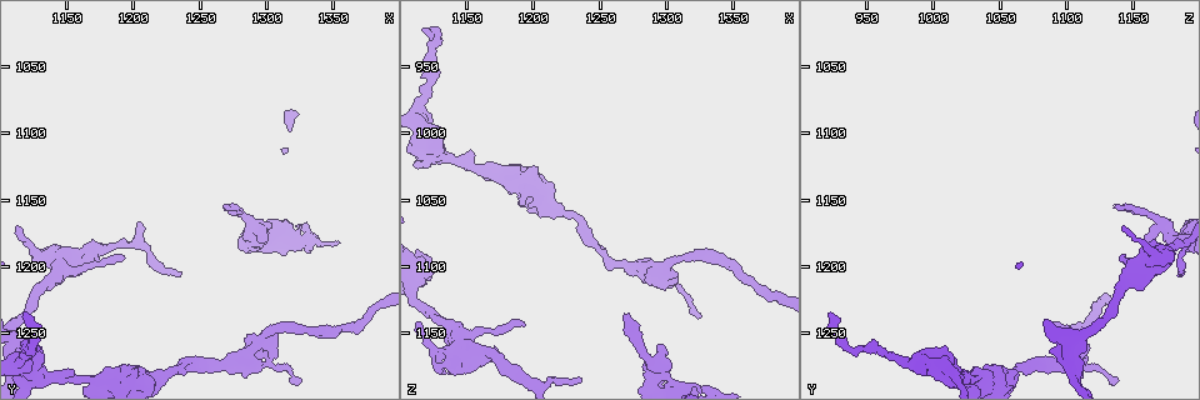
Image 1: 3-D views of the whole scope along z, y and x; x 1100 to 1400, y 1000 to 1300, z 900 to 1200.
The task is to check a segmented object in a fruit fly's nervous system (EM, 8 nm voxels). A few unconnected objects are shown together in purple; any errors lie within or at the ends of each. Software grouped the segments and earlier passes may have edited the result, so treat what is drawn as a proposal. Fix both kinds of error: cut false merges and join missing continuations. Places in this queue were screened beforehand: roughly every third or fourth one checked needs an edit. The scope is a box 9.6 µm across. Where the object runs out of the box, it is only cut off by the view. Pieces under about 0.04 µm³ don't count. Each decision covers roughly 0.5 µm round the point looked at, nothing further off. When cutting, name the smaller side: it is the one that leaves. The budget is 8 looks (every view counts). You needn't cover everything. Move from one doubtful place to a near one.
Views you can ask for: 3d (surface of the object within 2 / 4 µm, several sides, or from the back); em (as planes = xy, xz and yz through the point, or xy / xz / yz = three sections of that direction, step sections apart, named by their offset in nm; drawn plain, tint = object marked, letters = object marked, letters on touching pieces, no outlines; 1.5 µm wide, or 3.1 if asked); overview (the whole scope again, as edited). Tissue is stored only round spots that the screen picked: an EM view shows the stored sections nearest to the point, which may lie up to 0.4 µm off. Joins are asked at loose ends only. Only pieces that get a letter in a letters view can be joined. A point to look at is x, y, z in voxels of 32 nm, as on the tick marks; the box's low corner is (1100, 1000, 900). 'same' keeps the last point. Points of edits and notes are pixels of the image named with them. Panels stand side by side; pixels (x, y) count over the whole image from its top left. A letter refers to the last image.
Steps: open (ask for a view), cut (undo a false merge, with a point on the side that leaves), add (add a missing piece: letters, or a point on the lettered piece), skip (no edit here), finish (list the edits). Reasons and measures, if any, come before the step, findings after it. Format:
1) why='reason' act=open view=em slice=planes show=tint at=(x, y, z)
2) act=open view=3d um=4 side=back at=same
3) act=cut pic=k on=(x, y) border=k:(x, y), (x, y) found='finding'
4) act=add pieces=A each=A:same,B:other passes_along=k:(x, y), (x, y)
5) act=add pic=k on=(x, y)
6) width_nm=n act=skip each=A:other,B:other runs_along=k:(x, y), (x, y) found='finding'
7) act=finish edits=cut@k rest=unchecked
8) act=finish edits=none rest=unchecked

why='thick turns thin' act=open view=3d um=4 at=(1214, 1286, 1056)

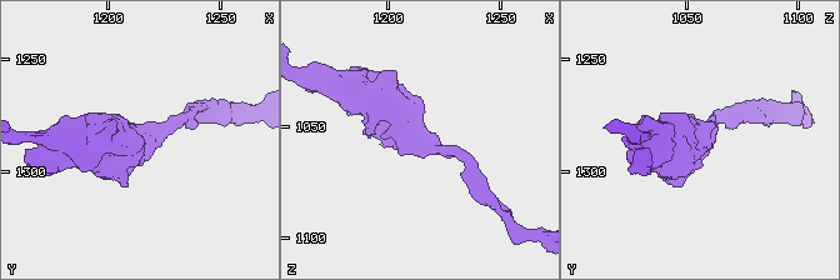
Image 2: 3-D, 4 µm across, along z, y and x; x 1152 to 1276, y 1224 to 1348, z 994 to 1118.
arm_widths_nm=180,550 act=open view=em slice=planes show=letters at=(1216, 1286, 1057)

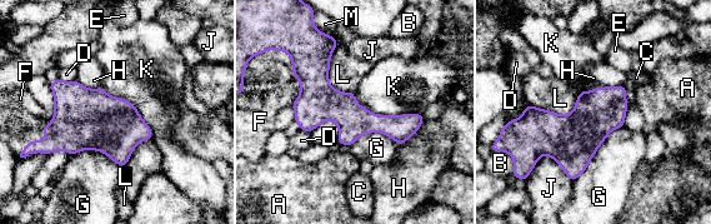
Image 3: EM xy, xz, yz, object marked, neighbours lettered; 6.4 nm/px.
act=skip each=A:other,B:other,C:other,D:other,E:other,F:other,G:other,H:other,J:other,K:other,L:other,M:other runs_along=3:(329, 43), (320, 85), (355, 120), (412, 130) found='one neuron here'

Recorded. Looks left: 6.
why='branch stops here' act=open view=3d um=2 at=(1270, 1156, 1134)

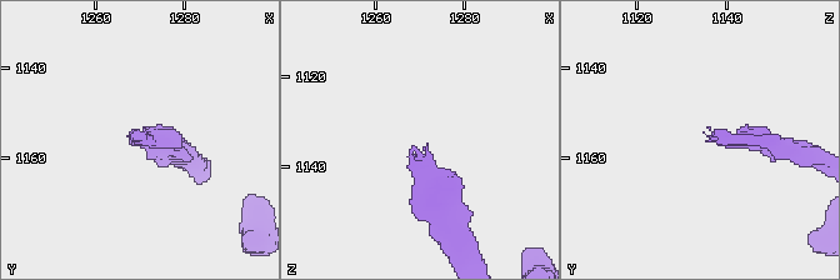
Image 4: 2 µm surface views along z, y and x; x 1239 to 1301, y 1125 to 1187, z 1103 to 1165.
act=open view=em slice=planes show=plain at=(1269, 1157, 1136)

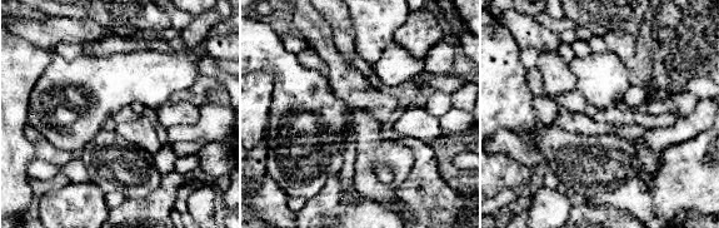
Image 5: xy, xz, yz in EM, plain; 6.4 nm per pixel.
act=open view=em slice=planes show=letters at=same

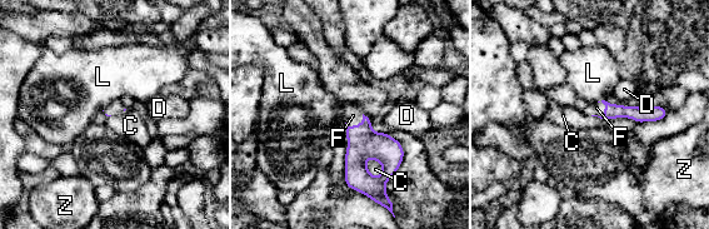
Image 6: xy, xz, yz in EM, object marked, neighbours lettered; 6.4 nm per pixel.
act=add pieces=F each=C:other,D:other,F:same,L:other,Z:other found='the neuron continues'

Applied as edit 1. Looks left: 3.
act=open view=overview

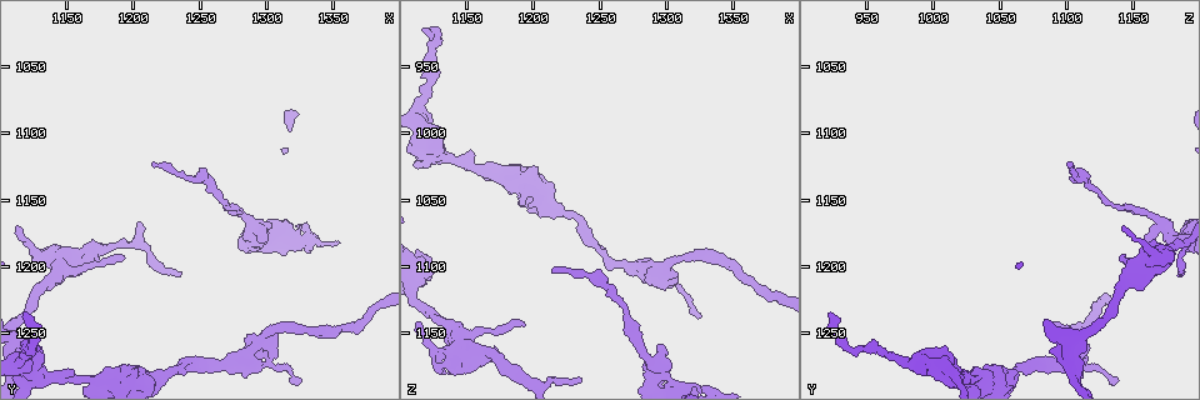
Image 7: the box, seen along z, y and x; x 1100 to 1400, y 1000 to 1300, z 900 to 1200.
why='an open end' act=open view=em slice=xy step=4 show=tint at=(1300, 1260, 1112)

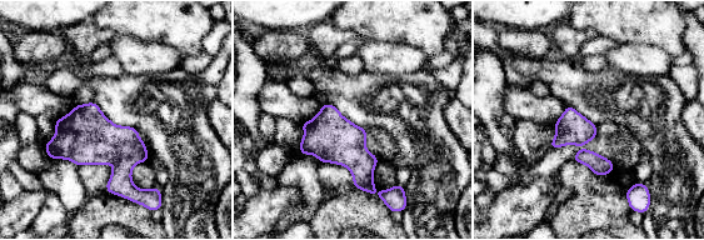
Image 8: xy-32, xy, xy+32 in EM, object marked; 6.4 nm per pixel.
act=open view=em slice=xy step=4 show=letters at=same

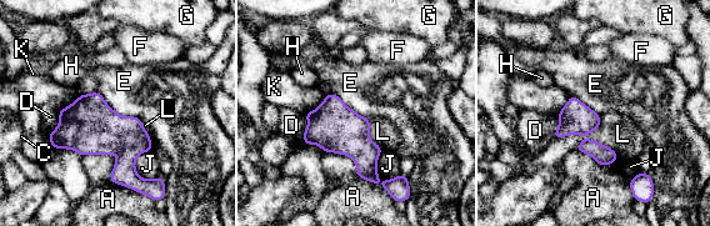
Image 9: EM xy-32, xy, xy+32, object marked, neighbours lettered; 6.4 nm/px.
act=skip each=A:other,C:other,D:other,E:other,F:other,G:other,H:other,J:other,K:other,L:other border=9:(96, 90), (115, 111), (141, 120) found='no lettered piece goes on from it'

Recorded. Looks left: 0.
act=finish edits=add@6 rest=unchecked

